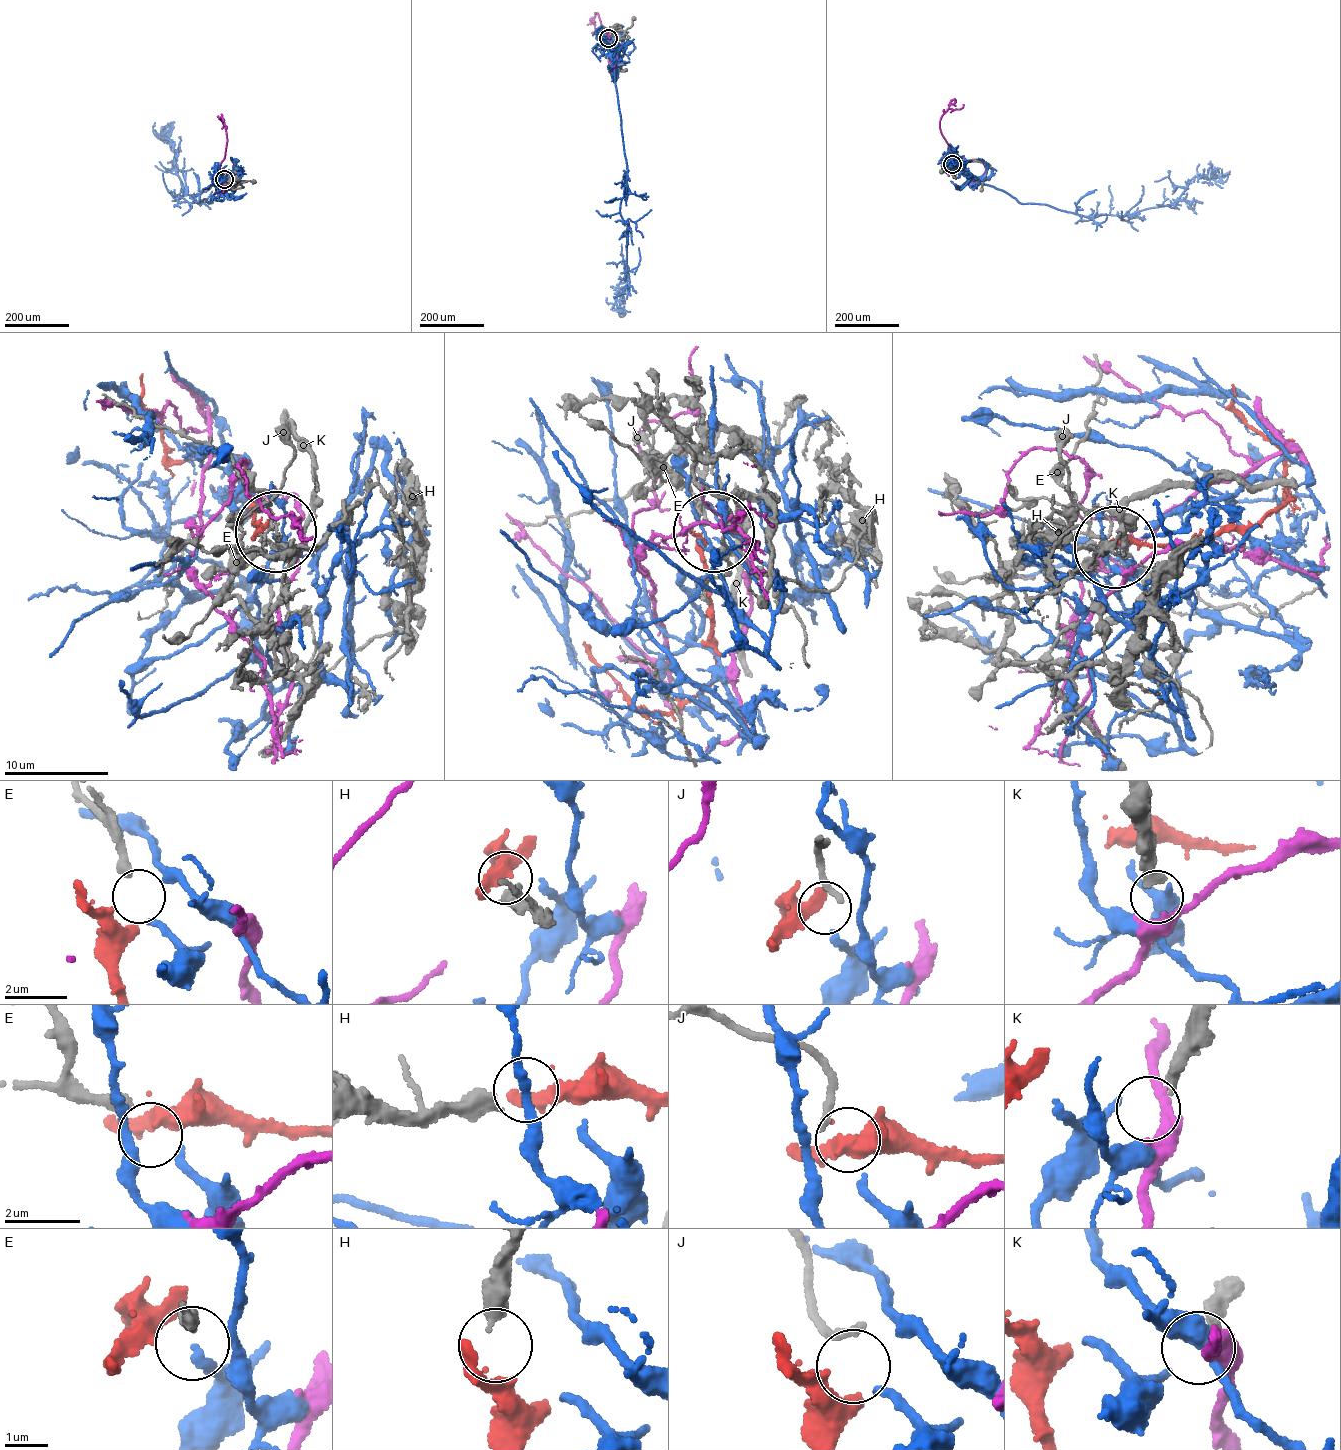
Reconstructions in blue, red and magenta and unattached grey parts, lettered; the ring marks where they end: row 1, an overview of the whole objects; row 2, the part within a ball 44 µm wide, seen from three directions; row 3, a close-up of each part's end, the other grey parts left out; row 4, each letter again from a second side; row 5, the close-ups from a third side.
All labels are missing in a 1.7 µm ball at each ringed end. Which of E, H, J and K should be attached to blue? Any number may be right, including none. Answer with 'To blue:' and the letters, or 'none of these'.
To blue: J

